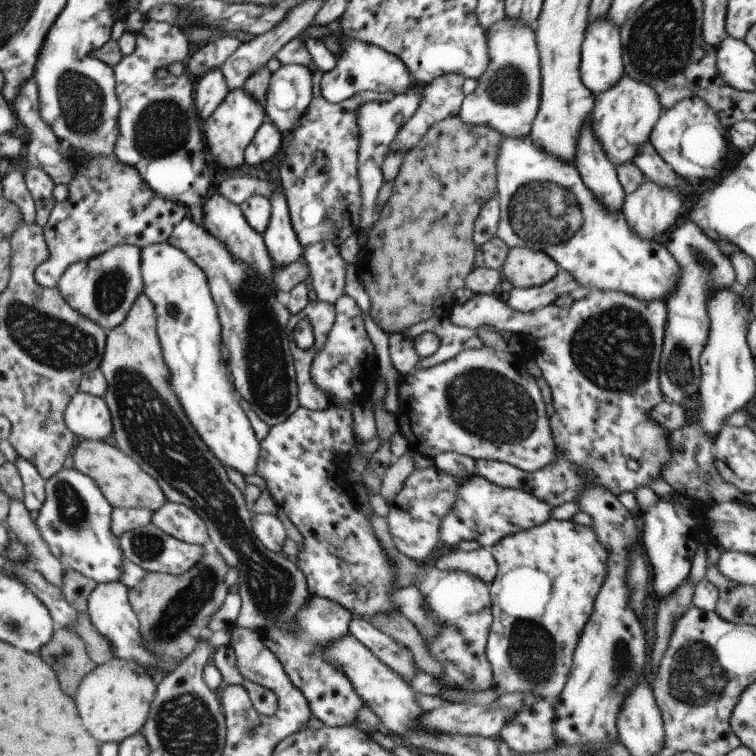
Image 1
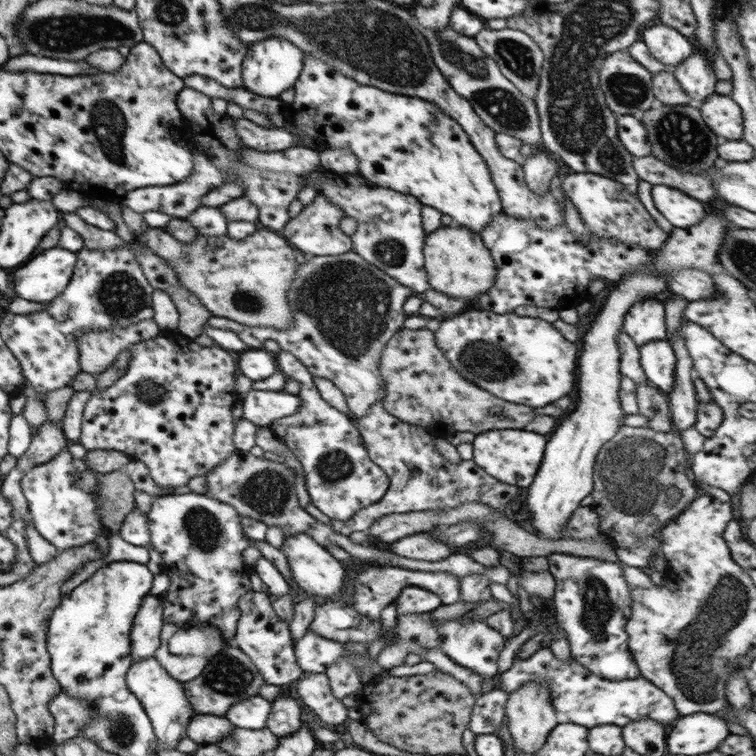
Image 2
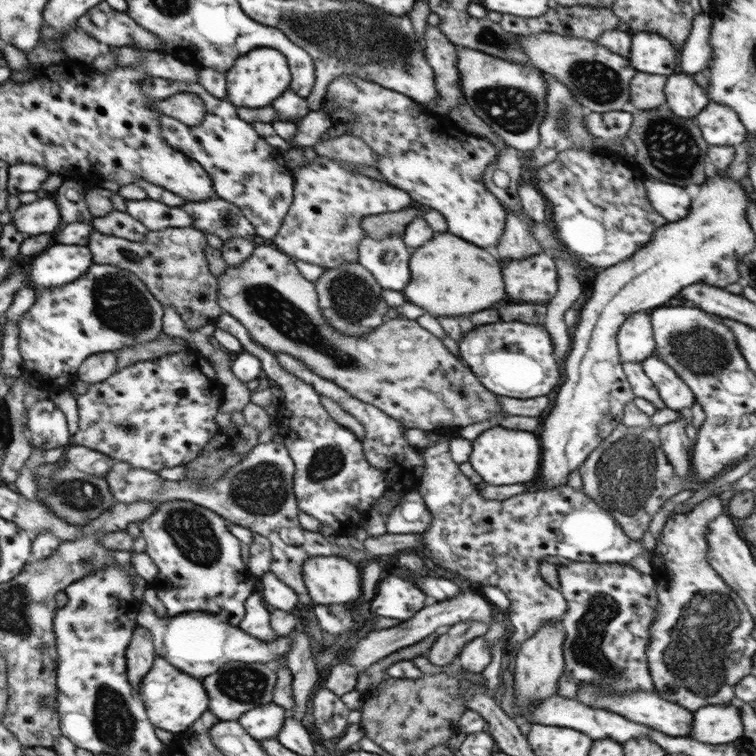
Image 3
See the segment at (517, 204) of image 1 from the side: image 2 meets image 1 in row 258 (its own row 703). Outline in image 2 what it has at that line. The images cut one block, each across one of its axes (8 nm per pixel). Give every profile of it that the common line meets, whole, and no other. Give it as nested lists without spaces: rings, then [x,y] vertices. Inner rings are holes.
[[[549,647],[536,649],[526,658],[514,656],[511,667],[498,674],[497,680],[497,688],[507,694],[523,688],[523,684],[547,682],[551,708],[563,714],[569,722],[582,727],[593,728],[601,724],[622,727],[628,722],[643,719],[658,722],[665,727],[667,724],[672,726],[673,720],[680,718],[673,706],[673,700],[642,677],[632,680],[606,680],[588,672],[572,656],[565,663],[556,659]]]

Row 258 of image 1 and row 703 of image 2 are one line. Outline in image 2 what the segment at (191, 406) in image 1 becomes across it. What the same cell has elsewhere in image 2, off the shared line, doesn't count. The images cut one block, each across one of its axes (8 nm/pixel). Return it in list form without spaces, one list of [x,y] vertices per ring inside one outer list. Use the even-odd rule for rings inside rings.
[[[152,656],[133,660],[124,678],[127,690],[139,700],[145,715],[149,718],[157,748],[175,749],[179,740],[187,738],[187,725],[193,716],[193,712],[187,704],[182,684],[173,680]]]

